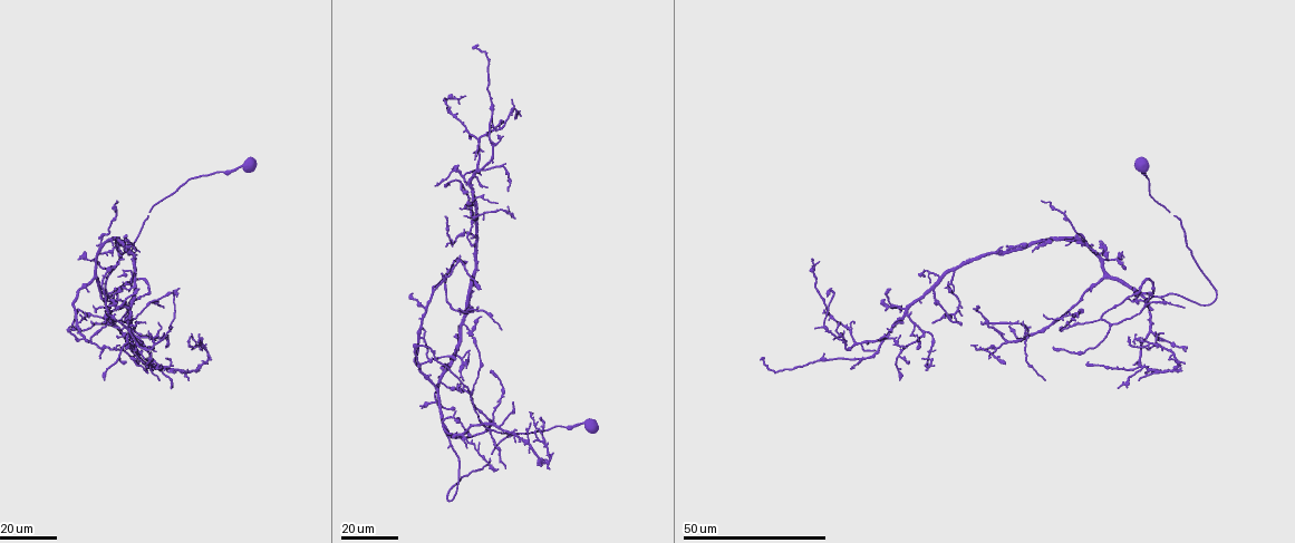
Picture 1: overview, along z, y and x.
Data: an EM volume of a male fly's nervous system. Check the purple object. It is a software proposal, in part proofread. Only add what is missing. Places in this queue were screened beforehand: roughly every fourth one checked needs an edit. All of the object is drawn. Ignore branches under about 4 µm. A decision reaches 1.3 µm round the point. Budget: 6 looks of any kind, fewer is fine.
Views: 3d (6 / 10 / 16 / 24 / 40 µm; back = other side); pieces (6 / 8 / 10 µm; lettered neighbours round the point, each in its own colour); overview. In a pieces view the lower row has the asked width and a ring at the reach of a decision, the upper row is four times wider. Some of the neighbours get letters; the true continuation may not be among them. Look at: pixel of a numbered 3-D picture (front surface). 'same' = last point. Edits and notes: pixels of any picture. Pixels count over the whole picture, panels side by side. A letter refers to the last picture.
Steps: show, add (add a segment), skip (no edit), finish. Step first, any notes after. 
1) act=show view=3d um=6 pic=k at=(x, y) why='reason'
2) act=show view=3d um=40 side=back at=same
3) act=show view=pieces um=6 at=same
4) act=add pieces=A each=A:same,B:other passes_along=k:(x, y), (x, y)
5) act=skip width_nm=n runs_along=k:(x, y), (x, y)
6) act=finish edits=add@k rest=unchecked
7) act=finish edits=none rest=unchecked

act=show view=3d um=16 pic=1 at=(473, 157) why='tapers out'

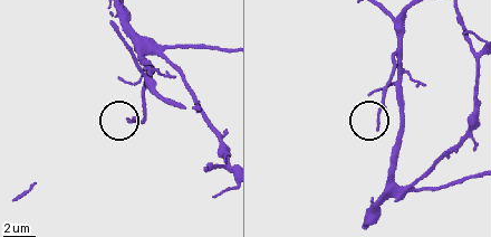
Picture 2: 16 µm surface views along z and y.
act=show view=pieces um=8 pic=2 at=(377, 129)

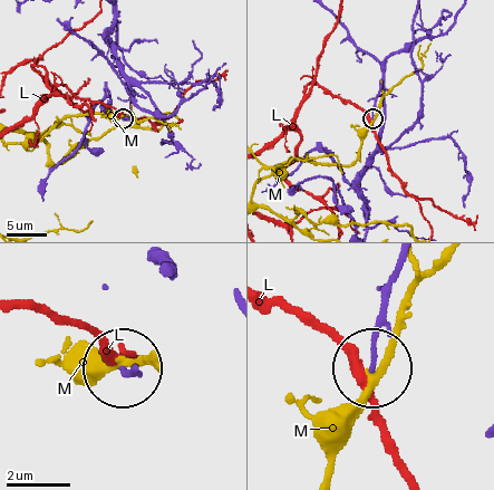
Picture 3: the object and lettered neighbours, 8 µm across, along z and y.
act=skip each=L:other,M:other runs_along=3:(395, 266), (371, 367) found='none of them fits'

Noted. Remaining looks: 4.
act=show view=3d um=24 pic=1 at=(473, 336) why='free end'

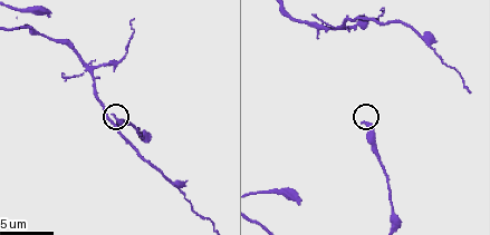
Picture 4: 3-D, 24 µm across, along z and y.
act=show view=pieces um=8 pic=4 at=(114, 116)

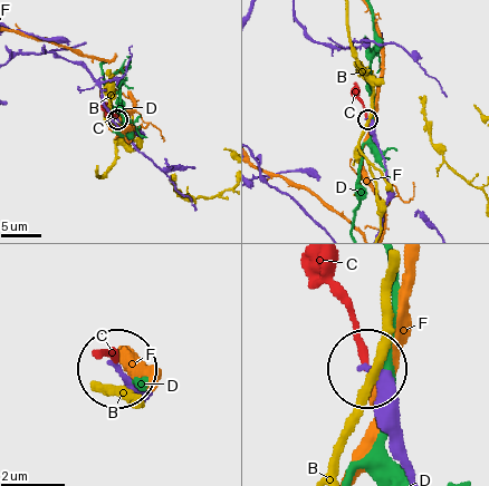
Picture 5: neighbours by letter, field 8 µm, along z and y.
act=skip each=B:other,C:other,D:other,F:other runs_along=5:(412, 468), (393, 397), (366, 367) found='no lettered segment goes on from it'

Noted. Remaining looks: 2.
act=show view=3d um=16 pic=1 at=(467, 446) why='branch stops here'

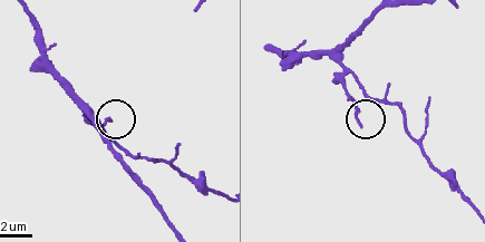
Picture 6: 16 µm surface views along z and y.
act=show view=pieces um=10 pic=6 at=(359, 123)

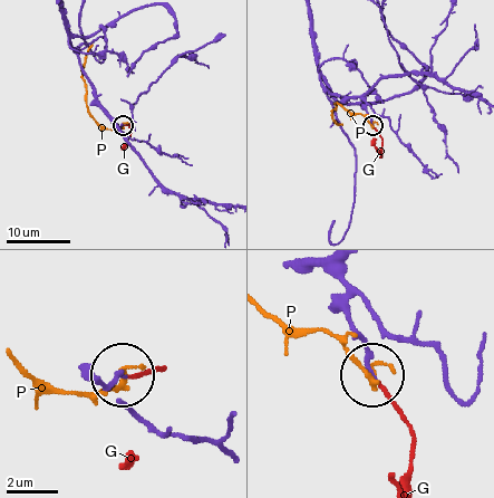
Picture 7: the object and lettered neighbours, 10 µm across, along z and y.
act=add pieces=G width_nm=130 each=G:same,P:other passes_along=7:(366, 109), (383, 140), (380, 155), (373, 139) found='it goes on there'

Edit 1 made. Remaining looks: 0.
act=finish edits=add@7 rest=unchecked

